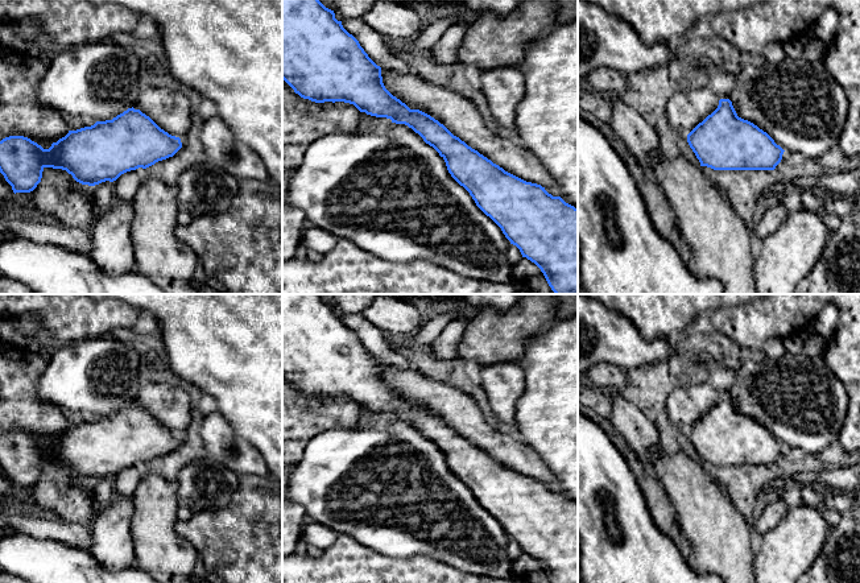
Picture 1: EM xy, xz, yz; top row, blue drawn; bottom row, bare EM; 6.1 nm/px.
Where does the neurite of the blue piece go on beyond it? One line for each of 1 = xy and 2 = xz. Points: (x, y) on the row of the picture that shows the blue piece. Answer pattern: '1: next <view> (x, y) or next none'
1: next none
2: next none

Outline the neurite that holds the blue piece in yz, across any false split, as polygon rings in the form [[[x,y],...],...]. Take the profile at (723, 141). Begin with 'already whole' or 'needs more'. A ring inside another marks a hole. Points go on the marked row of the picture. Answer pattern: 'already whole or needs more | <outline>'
already whole | [[[729,99],[719,100],[718,108],[687,135],[687,142],[700,166],[714,170],[774,170],[785,152],[766,132],[739,117]]]

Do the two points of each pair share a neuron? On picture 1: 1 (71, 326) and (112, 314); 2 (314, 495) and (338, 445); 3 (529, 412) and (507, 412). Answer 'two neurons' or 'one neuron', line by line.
1: one neuron
2: one neuron
3: two neurons

